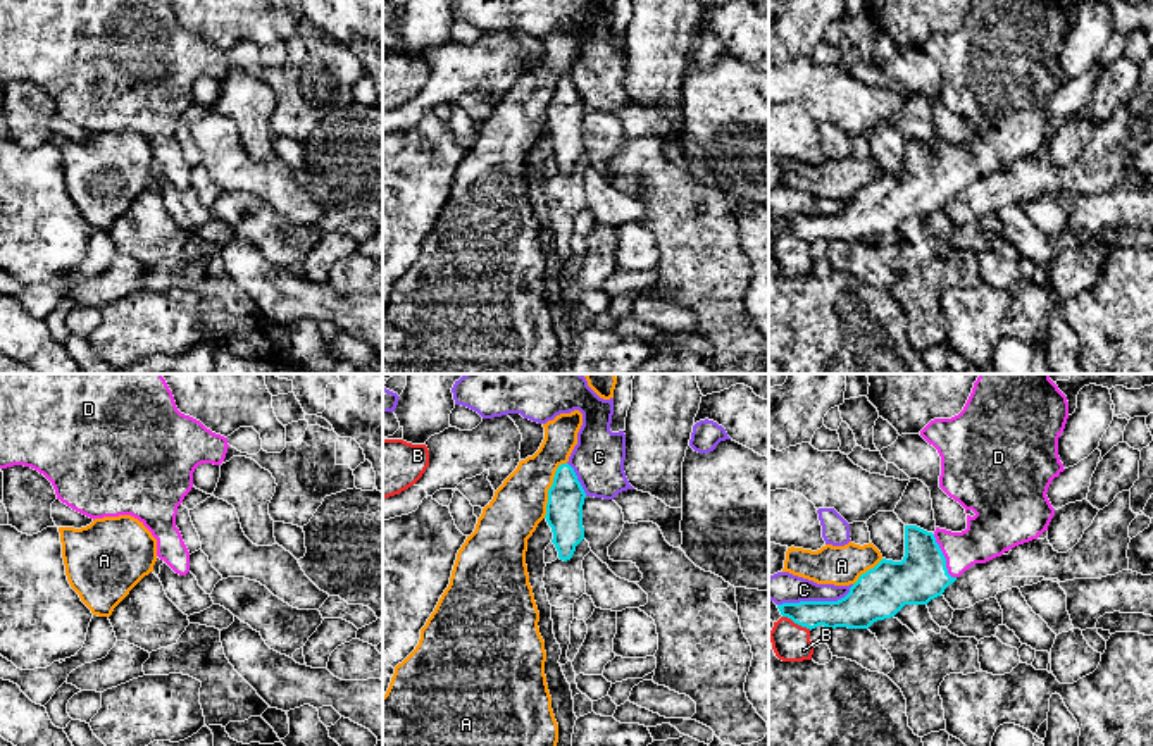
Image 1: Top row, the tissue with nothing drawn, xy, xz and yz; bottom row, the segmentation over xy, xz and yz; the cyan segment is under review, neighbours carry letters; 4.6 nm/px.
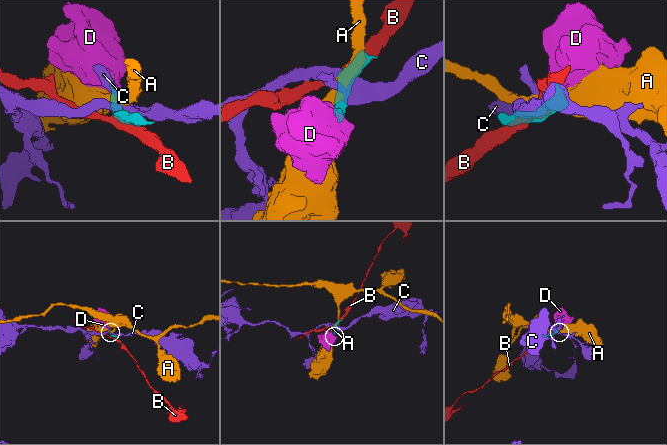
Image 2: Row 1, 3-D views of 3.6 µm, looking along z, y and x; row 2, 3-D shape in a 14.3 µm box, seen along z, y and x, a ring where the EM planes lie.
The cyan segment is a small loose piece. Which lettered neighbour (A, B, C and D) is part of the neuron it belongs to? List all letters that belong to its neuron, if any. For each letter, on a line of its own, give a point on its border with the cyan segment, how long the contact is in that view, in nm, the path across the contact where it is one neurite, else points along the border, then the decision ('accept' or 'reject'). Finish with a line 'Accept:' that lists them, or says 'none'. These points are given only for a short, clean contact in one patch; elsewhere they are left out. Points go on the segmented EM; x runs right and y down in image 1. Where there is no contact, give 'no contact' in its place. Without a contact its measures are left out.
A: xz (548, 490) | 280 nm | along xz (566, 462), (555, 472), (543, 517) | reject
B: yz (797, 622) | 150 nm | reject
C: yz (816, 602) | 380 nm | reject
D: yz (943, 557) | 240 nm | across yz (921, 576), (943, 557), (979, 543), (990, 533) | accept
Accept: D

